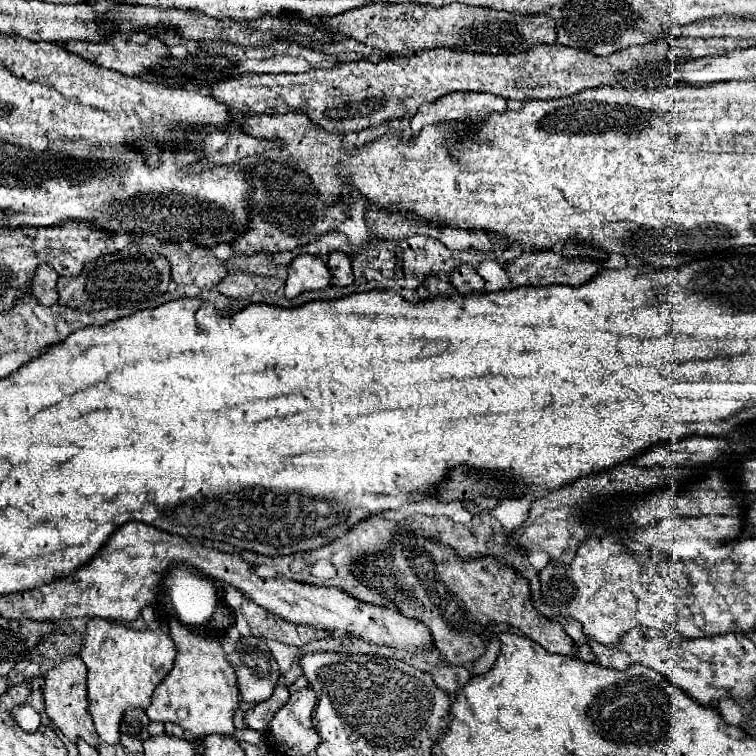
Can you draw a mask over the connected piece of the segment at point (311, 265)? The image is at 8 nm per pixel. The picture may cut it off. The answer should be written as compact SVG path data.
M314 254L296 256L288 268L286 278L286 298L294 298L308 290L326 288L332 280L332 274L326 268L328 264Z

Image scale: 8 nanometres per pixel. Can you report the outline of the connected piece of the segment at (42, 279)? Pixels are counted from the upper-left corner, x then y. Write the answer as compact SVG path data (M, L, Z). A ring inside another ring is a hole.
M40 264L36 270L36 276L32 280L32 288L42 304L56 304L58 302L58 290L56 290L58 274L50 264Z

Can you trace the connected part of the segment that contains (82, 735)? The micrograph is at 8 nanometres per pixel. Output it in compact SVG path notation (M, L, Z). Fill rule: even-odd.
M72 656L64 660L60 666L52 668L44 678L46 678L44 700L46 700L46 714L50 716L50 720L60 728L60 732L70 742L84 740L90 746L98 748L100 738L96 736L92 716L88 716L88 668L80 660L80 656Z

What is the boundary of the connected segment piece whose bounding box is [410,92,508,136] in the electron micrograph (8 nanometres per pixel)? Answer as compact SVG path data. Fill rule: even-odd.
M452 92L432 104L422 104L418 112L410 120L412 136L428 124L442 124L442 122L480 122L494 112L506 112L508 104L500 96L480 94L480 92Z

